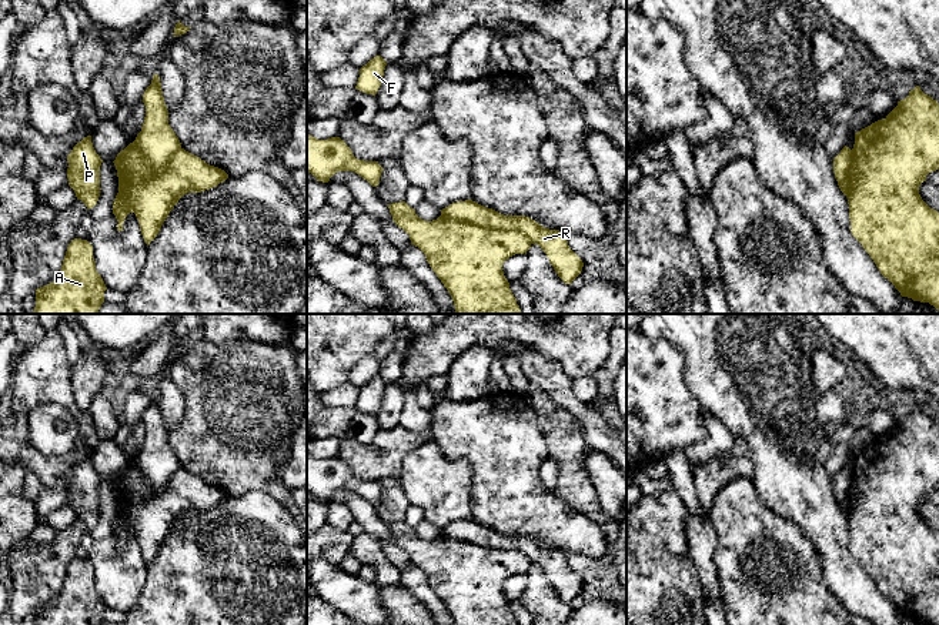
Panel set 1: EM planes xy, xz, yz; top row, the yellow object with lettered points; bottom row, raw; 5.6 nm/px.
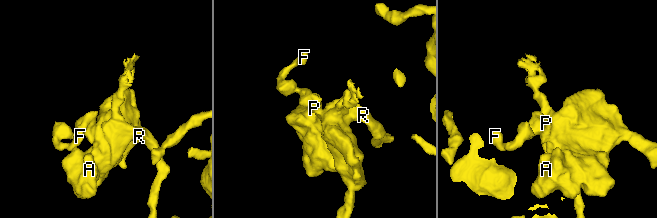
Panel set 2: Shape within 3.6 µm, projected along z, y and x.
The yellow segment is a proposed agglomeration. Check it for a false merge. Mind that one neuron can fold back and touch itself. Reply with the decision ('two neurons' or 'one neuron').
two neurons

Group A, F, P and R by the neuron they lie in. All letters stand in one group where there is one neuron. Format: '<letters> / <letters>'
A F P / R

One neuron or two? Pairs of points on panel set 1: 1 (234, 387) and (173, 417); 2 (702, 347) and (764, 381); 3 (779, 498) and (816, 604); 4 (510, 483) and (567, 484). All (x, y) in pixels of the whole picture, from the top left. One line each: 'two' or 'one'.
1: two
2: one
3: two
4: two

